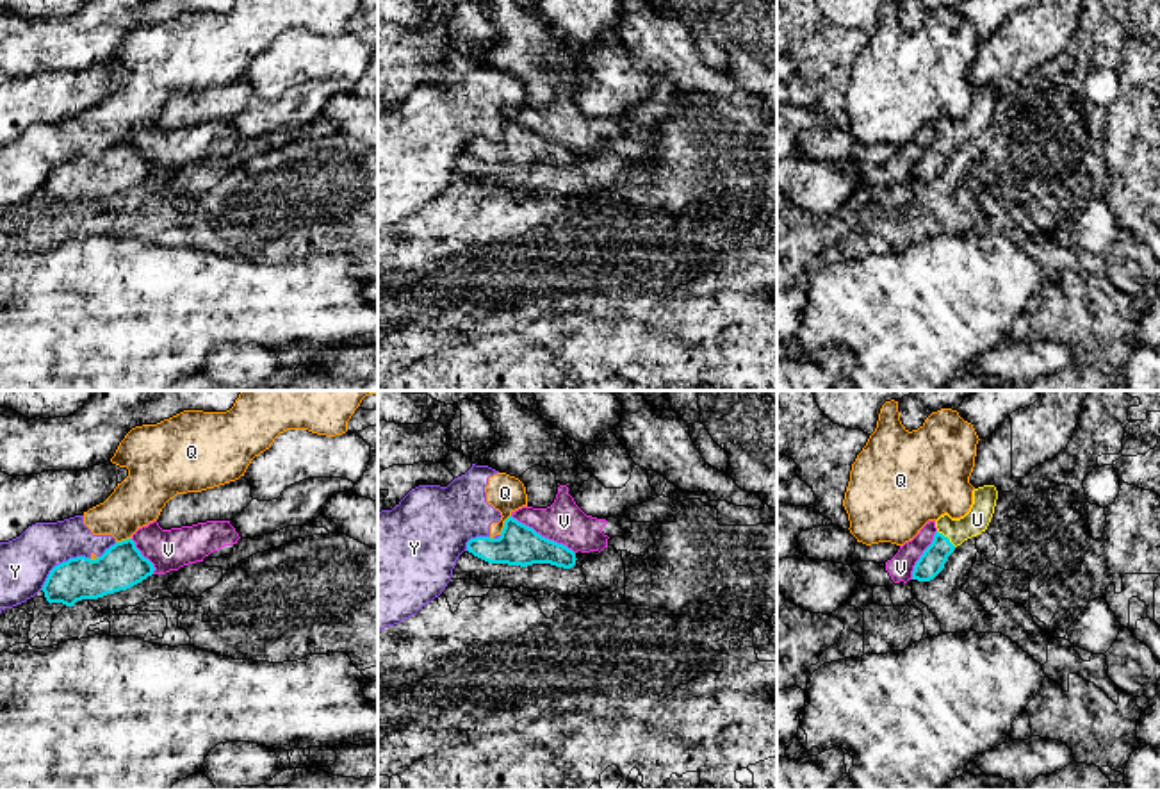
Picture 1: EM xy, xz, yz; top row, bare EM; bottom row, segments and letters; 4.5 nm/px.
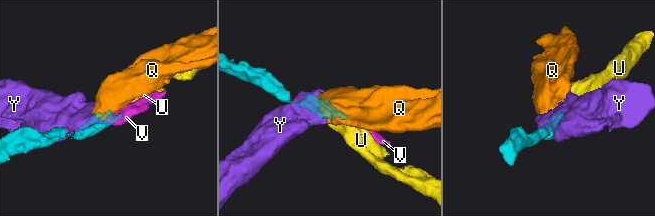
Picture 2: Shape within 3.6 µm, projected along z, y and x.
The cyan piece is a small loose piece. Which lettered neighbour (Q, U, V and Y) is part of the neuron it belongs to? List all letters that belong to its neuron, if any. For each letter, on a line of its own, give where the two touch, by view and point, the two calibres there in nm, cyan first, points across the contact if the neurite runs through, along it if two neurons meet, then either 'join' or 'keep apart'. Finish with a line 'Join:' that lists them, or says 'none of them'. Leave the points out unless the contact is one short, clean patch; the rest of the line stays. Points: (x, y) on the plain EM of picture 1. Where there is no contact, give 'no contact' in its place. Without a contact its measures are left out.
Q: contact xz (505, 125); calibres 190 and 170 nm; border xz (510, 115), (499, 134); keep apart
U: contact yz (947, 138); calibres 120 and 110 nm; join
V: contact xz (540, 136); calibres 190 and 190 nm; border xz (510, 116), (542, 136), (565, 145), (574, 154); keep apart
Y: contact xy (63, 163); calibres 190 and 240 nm; keep apart
Join: U

